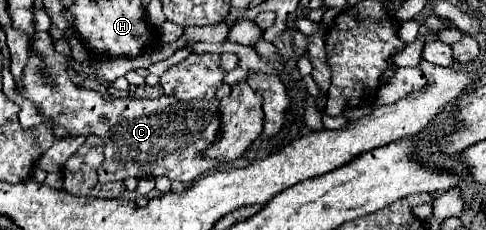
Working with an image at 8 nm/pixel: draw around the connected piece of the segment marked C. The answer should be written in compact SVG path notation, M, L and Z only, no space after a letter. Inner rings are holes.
M38 31L34 34L34 48L42 52L42 60L46 60L46 72L50 72L54 84L46 84L46 80L38 76L38 60L28 60L22 72L22 86L16 86L16 92L32 100L44 118L52 120L56 126L60 124L62 128L66 128L68 134L96 134L106 140L106 160L98 166L98 180L102 184L124 180L128 176L166 176L170 180L192 182L200 174L220 166L218 160L208 160L200 156L200 152L210 146L210 142L214 142L220 128L218 100L190 104L162 96L156 100L114 98L110 102L104 102L100 92L80 88L70 80L67 74L67 58L54 50L52 39L47 32Z

